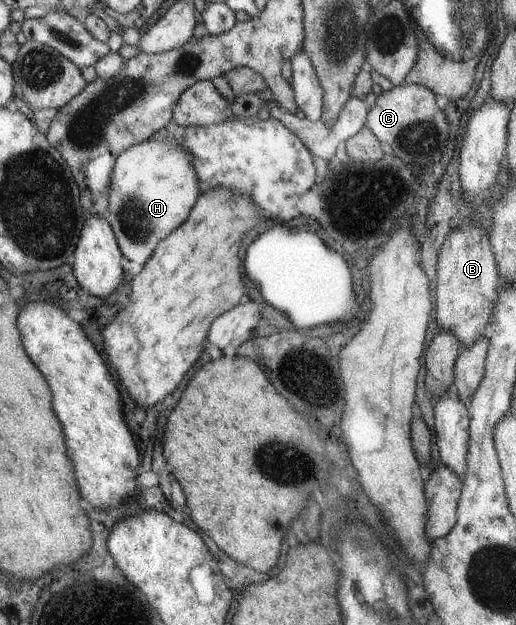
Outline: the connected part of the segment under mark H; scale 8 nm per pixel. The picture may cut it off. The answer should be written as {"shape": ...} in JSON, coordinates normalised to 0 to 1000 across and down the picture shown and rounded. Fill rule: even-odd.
{"shape":[[[295,219],[248,237],[231,250],[215,277],[209,331],[200,346],[209,352],[240,413],[269,424],[279,424],[291,414],[298,394],[322,374],[341,370],[341,365],[360,352],[364,339],[370,339],[374,333],[372,326],[378,326],[380,322],[380,304],[384,304],[380,301],[380,285],[366,251],[331,222]]]}

